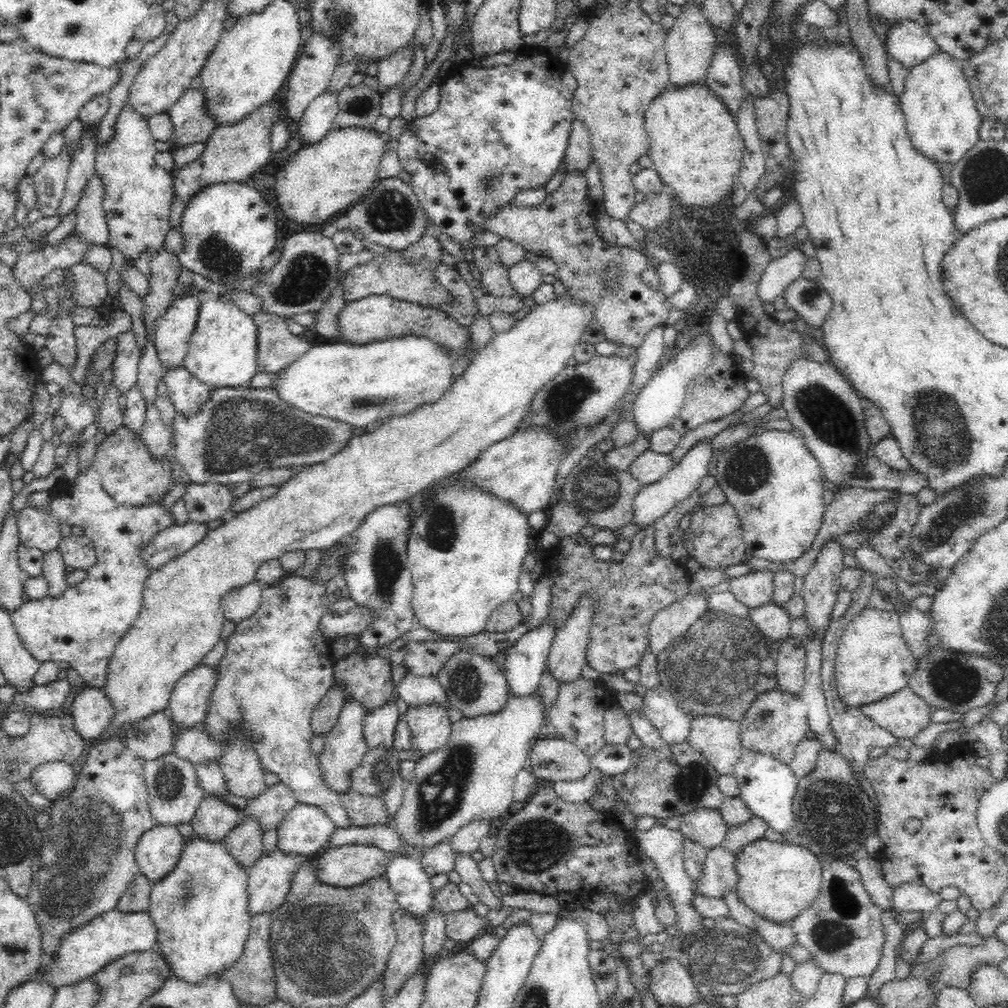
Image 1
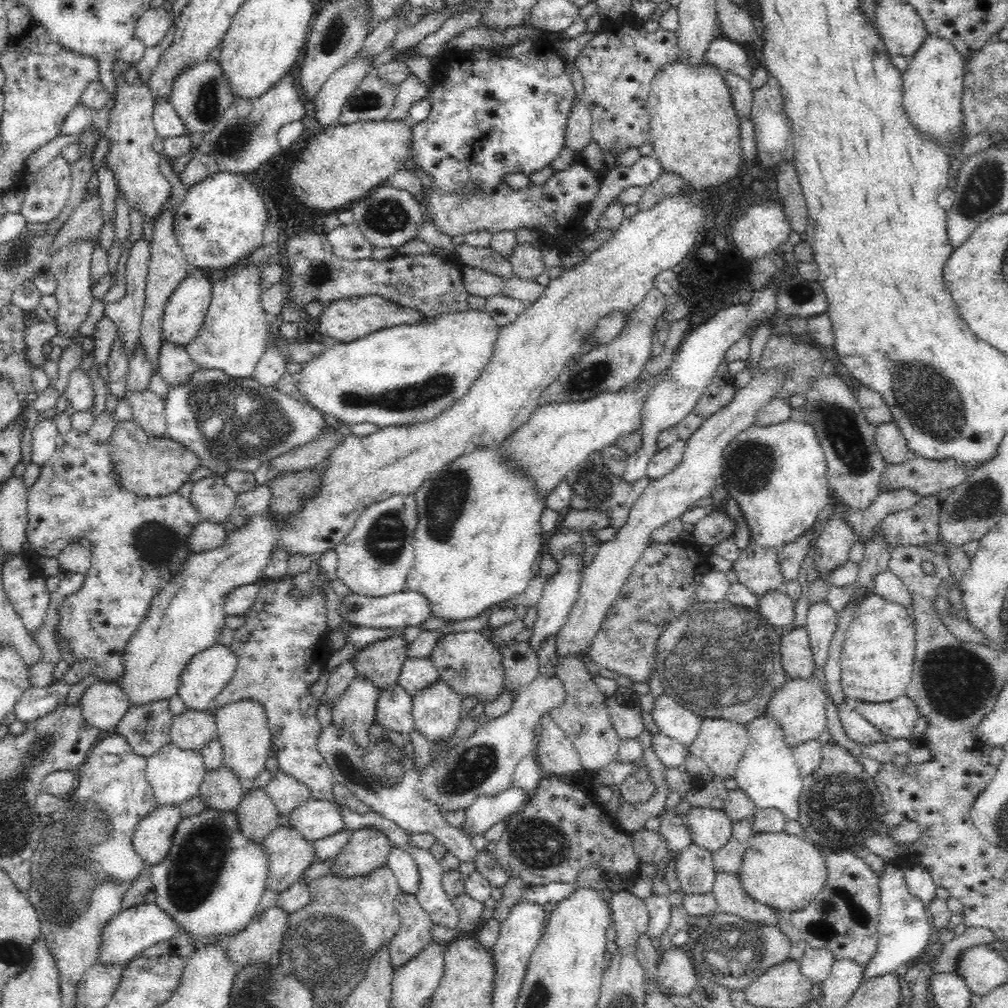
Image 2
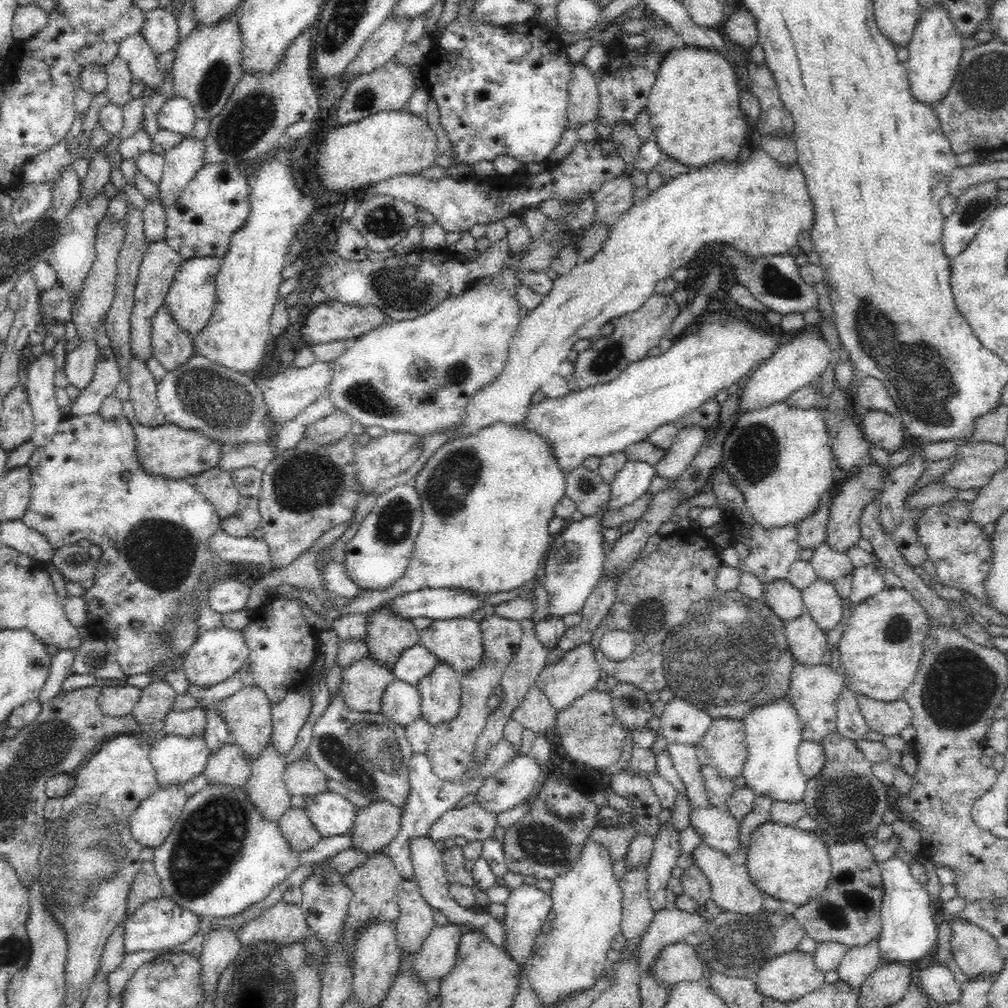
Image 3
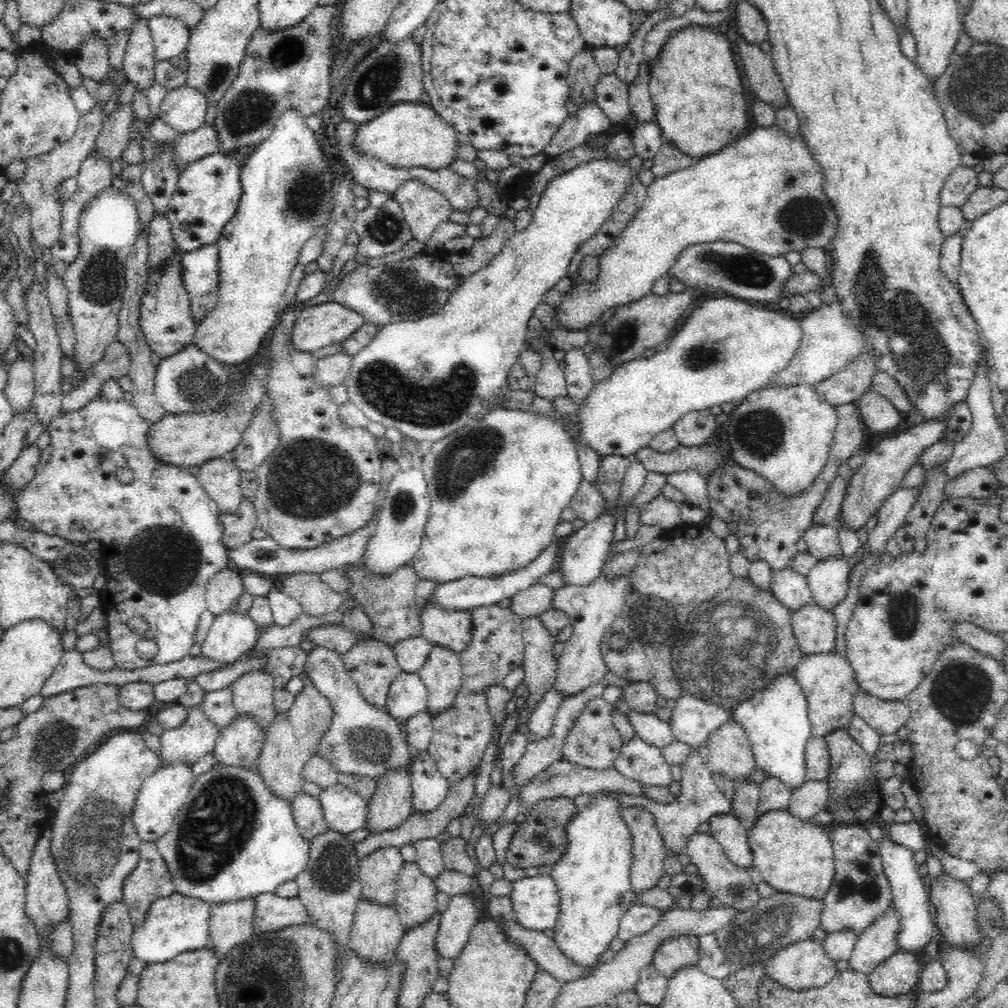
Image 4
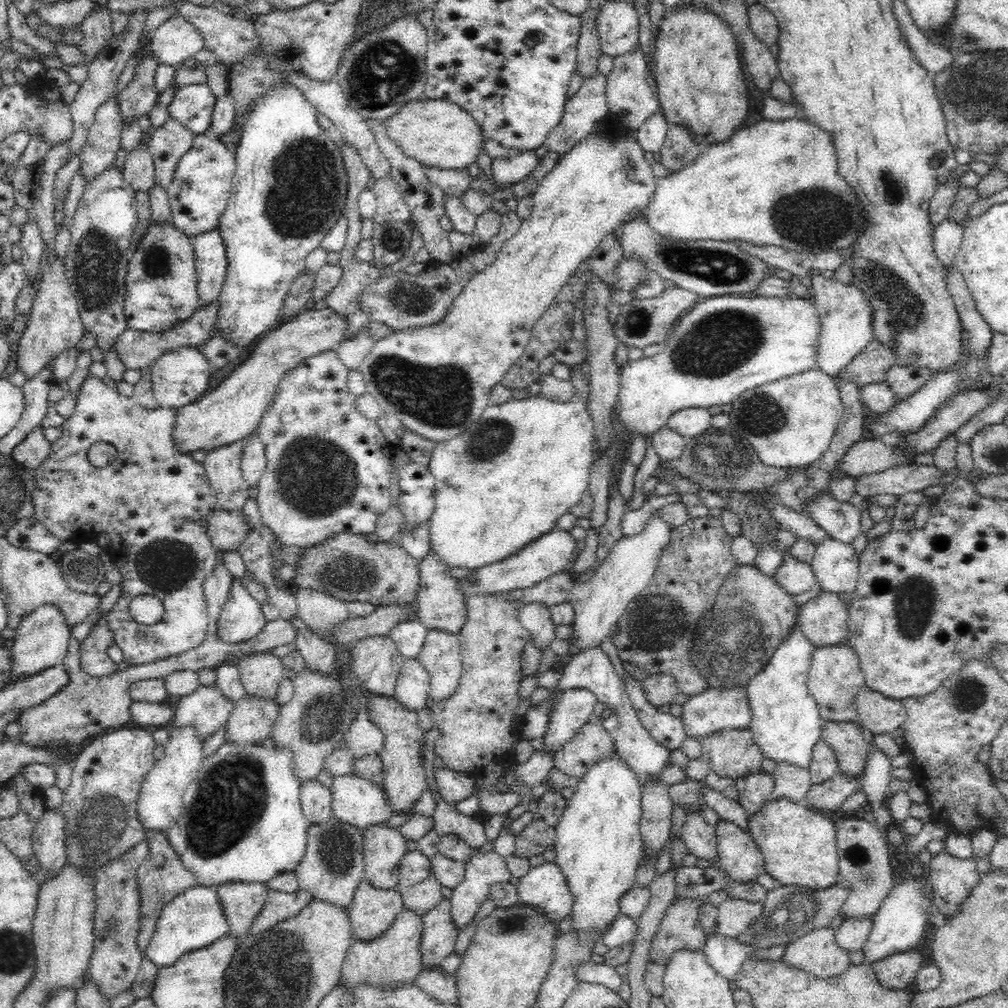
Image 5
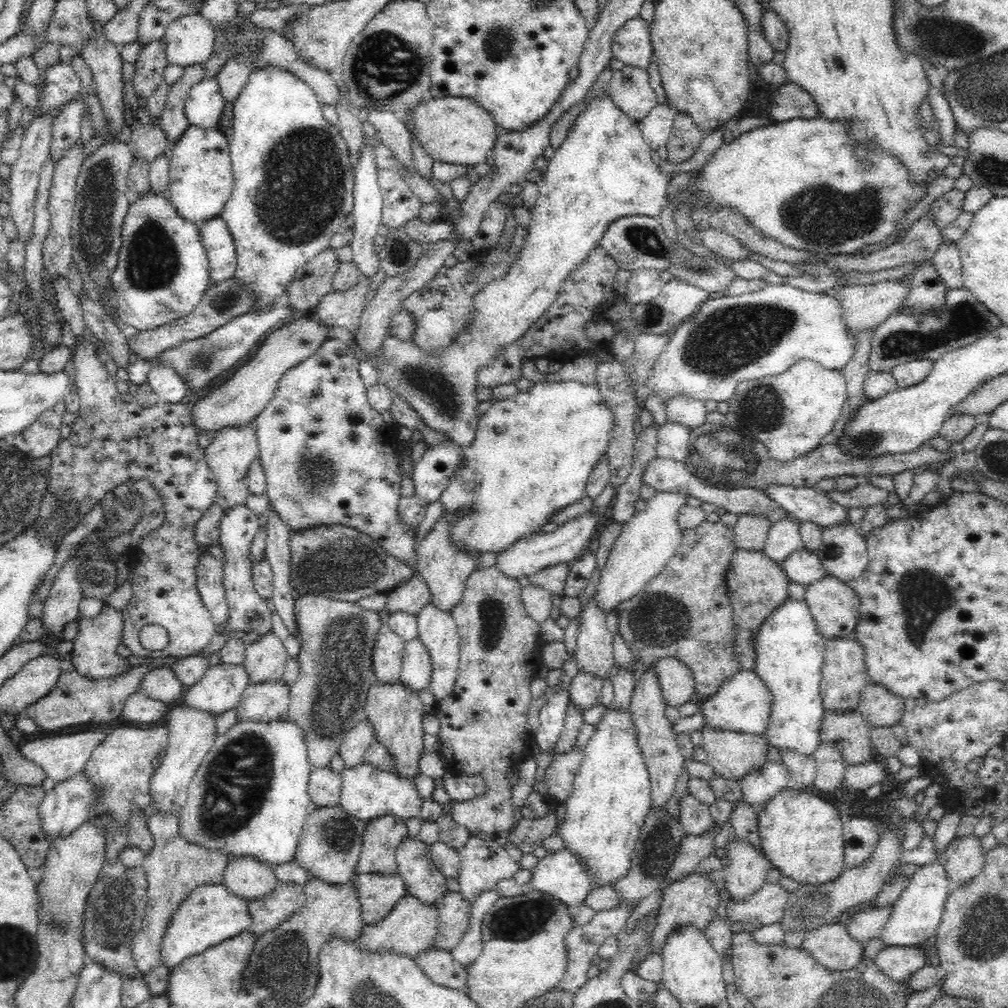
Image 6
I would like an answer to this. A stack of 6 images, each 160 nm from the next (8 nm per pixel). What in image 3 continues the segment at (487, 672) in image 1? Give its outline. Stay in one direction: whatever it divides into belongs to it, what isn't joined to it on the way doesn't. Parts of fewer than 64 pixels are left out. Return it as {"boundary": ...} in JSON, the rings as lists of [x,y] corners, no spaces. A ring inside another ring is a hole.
{"boundary":[[[471,616],[432,620],[420,635],[420,642],[460,675],[482,662],[482,635]]]}

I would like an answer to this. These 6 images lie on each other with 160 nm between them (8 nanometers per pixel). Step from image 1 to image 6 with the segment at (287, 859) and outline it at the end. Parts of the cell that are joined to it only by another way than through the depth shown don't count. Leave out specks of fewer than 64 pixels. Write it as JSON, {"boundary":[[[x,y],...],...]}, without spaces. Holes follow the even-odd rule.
{"boundary":[[[330,766],[313,768],[309,776],[309,795],[314,806],[337,806],[341,799],[341,773]]]}

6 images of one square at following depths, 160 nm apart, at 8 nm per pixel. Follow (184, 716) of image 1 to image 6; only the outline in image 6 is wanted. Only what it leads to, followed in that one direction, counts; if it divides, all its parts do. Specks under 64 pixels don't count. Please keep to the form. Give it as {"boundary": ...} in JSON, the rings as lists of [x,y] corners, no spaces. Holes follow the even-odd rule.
{"boundary":[[[245,504],[230,506],[225,511],[219,523],[219,545],[224,553],[222,560],[223,584],[226,588],[226,599],[229,606],[229,619],[227,624],[232,628],[239,628],[244,632],[265,634],[272,629],[271,610],[265,600],[258,595],[252,583],[251,546],[253,539],[259,532],[259,517]]]}

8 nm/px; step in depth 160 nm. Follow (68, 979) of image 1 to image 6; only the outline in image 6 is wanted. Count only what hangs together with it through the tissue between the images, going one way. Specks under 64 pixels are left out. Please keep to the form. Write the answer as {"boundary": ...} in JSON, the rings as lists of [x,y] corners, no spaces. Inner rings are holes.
{"boundary":[[[218,883],[194,889],[176,909],[169,924],[166,936],[162,938],[162,961],[172,970],[177,968],[180,962],[186,961],[186,958],[202,954],[204,950],[248,932],[252,926],[252,915],[248,900],[234,894],[222,883]]]}

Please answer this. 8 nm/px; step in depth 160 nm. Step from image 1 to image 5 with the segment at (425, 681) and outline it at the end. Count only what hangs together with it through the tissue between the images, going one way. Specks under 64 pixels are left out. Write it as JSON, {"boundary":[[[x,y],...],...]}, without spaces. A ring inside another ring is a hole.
{"boundary":[[[414,618],[409,621],[402,621],[392,627],[389,635],[394,639],[398,650],[403,654],[403,658],[417,658],[422,650],[424,638],[426,638],[427,628]]]}

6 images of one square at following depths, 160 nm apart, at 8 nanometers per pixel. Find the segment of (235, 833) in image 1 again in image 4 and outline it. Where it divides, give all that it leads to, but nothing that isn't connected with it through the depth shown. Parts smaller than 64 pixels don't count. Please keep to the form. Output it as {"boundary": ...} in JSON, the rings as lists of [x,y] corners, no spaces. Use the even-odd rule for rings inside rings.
{"boundary":[[[308,675],[301,677],[302,688],[294,694],[294,704],[290,710],[276,714],[268,728],[266,739],[258,757],[257,770],[264,782],[280,798],[292,800],[302,789],[305,764],[317,754],[317,746],[322,736],[328,732],[334,714],[332,705],[312,682]]]}

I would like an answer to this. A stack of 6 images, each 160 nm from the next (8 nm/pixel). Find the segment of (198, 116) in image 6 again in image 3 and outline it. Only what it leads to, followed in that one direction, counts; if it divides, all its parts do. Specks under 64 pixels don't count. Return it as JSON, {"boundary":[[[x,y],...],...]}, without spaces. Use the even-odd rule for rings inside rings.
{"boundary":[[[175,94],[166,98],[166,102],[158,111],[158,122],[162,129],[186,135],[191,132],[197,120],[194,107],[184,97]]]}

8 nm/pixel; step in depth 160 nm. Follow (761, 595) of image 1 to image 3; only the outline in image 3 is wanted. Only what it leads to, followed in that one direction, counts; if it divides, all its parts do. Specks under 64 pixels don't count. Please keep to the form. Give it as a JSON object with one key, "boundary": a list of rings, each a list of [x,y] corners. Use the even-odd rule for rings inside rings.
{"boundary":[[[720,464],[711,475],[708,490],[716,496],[716,506],[722,510],[721,526],[730,538],[739,555],[739,569],[742,572],[752,572],[760,578],[762,583],[770,583],[777,578],[787,578],[792,563],[799,558],[798,550],[800,523],[787,525],[775,529],[766,529],[753,518],[745,506],[745,495],[738,489],[738,483],[728,474],[728,470]]]}

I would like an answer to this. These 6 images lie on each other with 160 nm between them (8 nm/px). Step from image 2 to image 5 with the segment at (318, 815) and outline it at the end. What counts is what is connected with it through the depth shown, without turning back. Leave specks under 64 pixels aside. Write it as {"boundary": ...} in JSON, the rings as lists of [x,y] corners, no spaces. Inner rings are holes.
{"boundary":[[[354,773],[335,777],[331,791],[333,816],[361,830],[386,823],[396,814],[383,786],[369,778]]]}

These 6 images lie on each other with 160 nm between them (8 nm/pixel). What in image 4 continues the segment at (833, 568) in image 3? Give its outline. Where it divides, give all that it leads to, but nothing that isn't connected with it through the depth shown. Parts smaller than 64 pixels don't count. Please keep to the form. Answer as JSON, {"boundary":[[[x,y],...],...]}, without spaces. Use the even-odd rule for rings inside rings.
{"boundary":[[[812,524],[802,535],[802,540],[807,544],[807,551],[817,558],[832,558],[843,554],[837,534],[837,527],[833,525]]]}

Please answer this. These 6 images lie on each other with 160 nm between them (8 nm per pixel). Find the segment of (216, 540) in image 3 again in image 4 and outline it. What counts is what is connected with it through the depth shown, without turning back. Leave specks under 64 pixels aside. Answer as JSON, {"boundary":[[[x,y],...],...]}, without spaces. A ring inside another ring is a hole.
{"boundary":[[[374,517],[367,526],[352,534],[329,540],[320,546],[309,549],[284,548],[270,537],[252,539],[246,544],[231,548],[228,556],[233,568],[248,568],[248,570],[270,578],[303,572],[320,574],[326,570],[340,569],[346,564],[361,563],[368,541],[376,536],[376,528],[378,528],[378,518]]]}

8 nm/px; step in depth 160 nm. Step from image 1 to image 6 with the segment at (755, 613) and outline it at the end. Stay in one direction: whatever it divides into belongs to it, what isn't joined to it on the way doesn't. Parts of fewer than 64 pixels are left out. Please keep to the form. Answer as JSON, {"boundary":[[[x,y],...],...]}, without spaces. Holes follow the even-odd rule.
{"boundary":[[[804,547],[789,554],[780,565],[791,581],[804,586],[813,584],[827,575],[816,551]]]}

